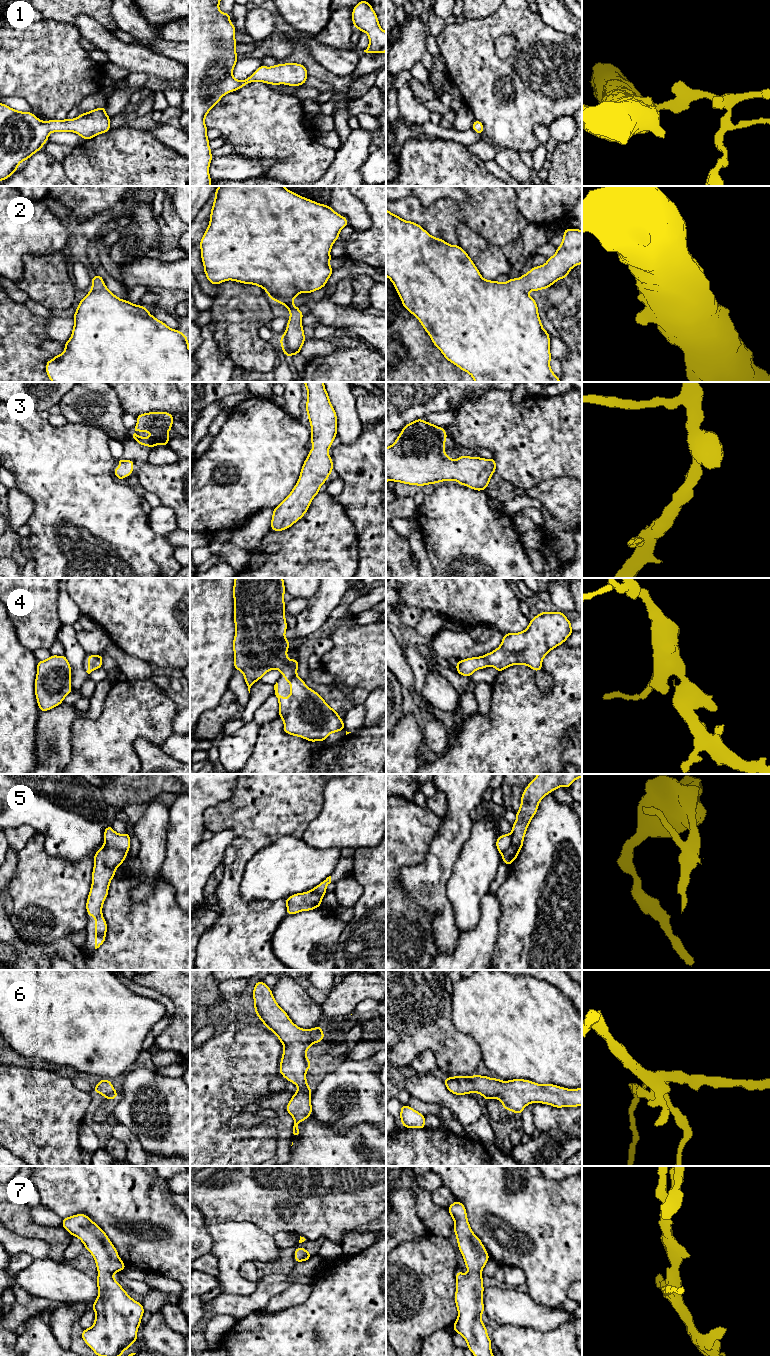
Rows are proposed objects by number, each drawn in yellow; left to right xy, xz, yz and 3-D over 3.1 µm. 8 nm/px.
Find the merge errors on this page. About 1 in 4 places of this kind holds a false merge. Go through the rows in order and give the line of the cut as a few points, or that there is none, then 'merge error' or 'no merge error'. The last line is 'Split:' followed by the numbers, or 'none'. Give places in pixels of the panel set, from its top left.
1: cut none; no merge error
2: cut none; no merge error
3: cut none; no merge error
4: cut none; no merge error
5: cut xy (105, 841), (108, 845), (117, 847), (126, 853); merge error
6: cut none; no merge error
7: cut none; no merge error
Split: 5

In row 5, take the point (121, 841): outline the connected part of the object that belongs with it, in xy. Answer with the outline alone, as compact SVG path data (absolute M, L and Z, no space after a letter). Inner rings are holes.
M111 826L104 830L104 841L110 847L118 848L126 853L130 850L130 833L118 834Z

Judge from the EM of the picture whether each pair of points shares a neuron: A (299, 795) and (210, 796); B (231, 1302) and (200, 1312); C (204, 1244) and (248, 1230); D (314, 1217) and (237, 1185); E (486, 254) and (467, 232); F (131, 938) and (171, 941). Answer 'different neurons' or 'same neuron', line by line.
A: different neurons
B: different neurons
C: different neurons
D: same neuron
E: same neuron
F: same neuron

